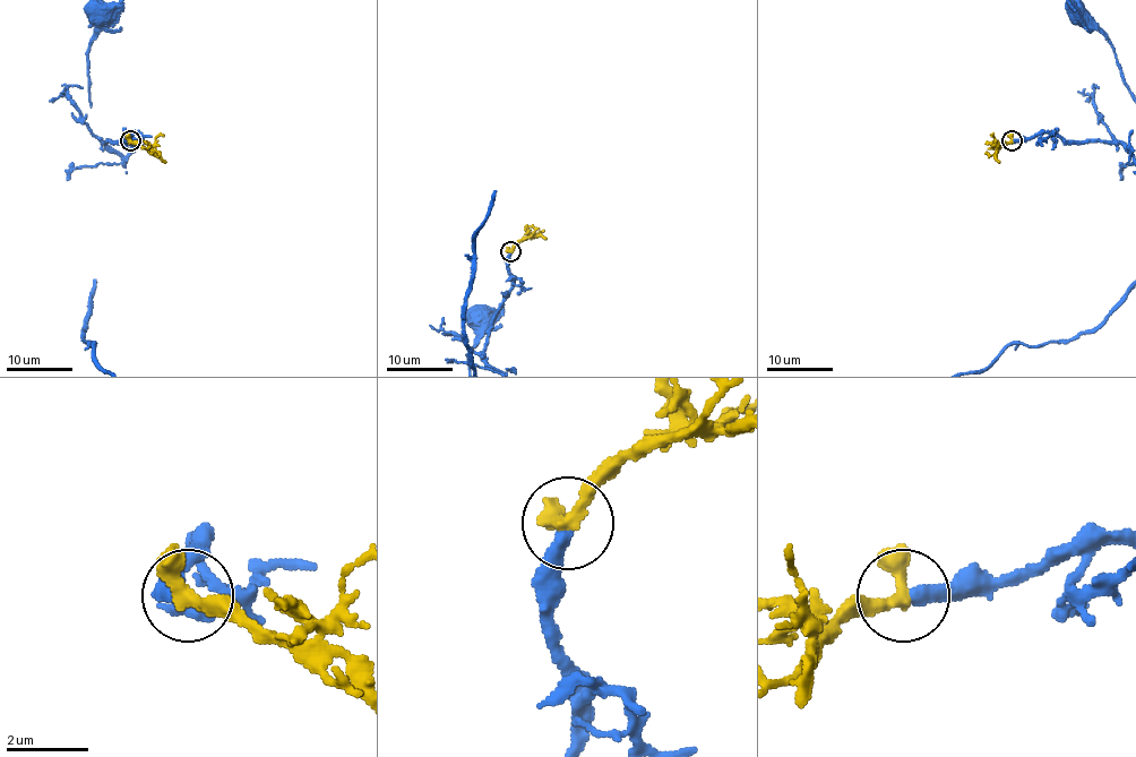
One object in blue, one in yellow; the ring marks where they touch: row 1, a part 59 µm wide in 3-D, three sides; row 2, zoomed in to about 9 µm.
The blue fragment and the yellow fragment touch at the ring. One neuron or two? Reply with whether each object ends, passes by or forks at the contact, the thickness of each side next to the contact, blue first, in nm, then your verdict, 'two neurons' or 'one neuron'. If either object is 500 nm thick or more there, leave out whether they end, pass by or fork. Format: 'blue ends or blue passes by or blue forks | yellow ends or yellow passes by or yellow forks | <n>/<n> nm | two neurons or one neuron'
blue ends | yellow passes by | 380/360 nm | one neuron

